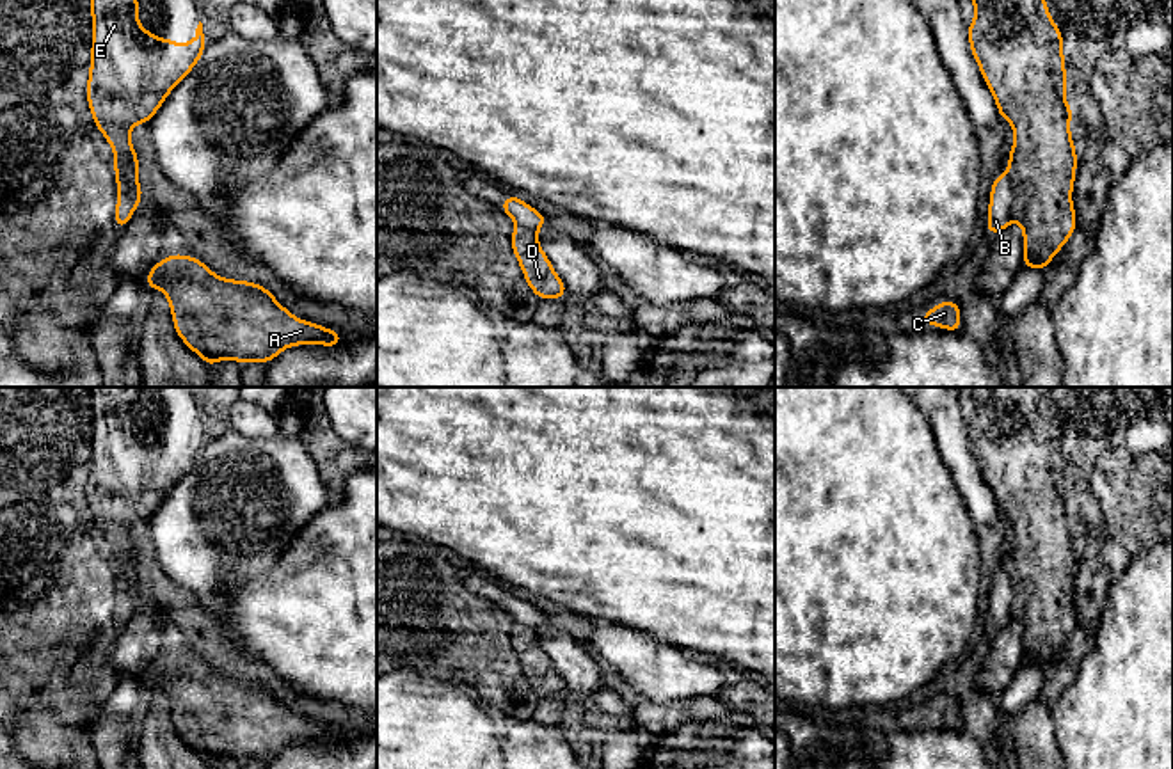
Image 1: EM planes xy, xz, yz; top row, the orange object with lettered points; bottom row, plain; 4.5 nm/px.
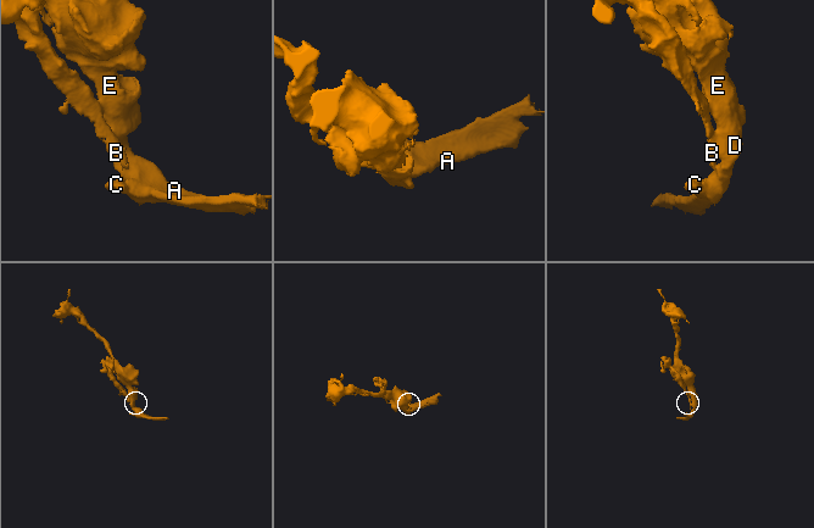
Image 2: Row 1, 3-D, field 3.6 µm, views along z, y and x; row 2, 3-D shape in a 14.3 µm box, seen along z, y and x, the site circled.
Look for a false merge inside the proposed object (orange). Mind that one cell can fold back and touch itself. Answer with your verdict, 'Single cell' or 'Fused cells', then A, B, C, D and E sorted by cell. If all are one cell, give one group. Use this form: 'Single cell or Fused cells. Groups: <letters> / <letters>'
Fused cells. Groups: A C D E / B

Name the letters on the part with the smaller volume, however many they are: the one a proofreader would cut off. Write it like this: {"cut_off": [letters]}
{"cut_off": ["B"]}

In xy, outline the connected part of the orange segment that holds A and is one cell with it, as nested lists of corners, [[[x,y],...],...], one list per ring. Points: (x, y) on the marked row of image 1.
[[[171,254],[155,263],[144,282],[146,289],[162,289],[172,314],[178,337],[210,368],[222,359],[270,364],[283,350],[299,345],[338,346],[345,341],[339,332],[293,316],[274,293],[252,281],[224,279],[196,256]]]

